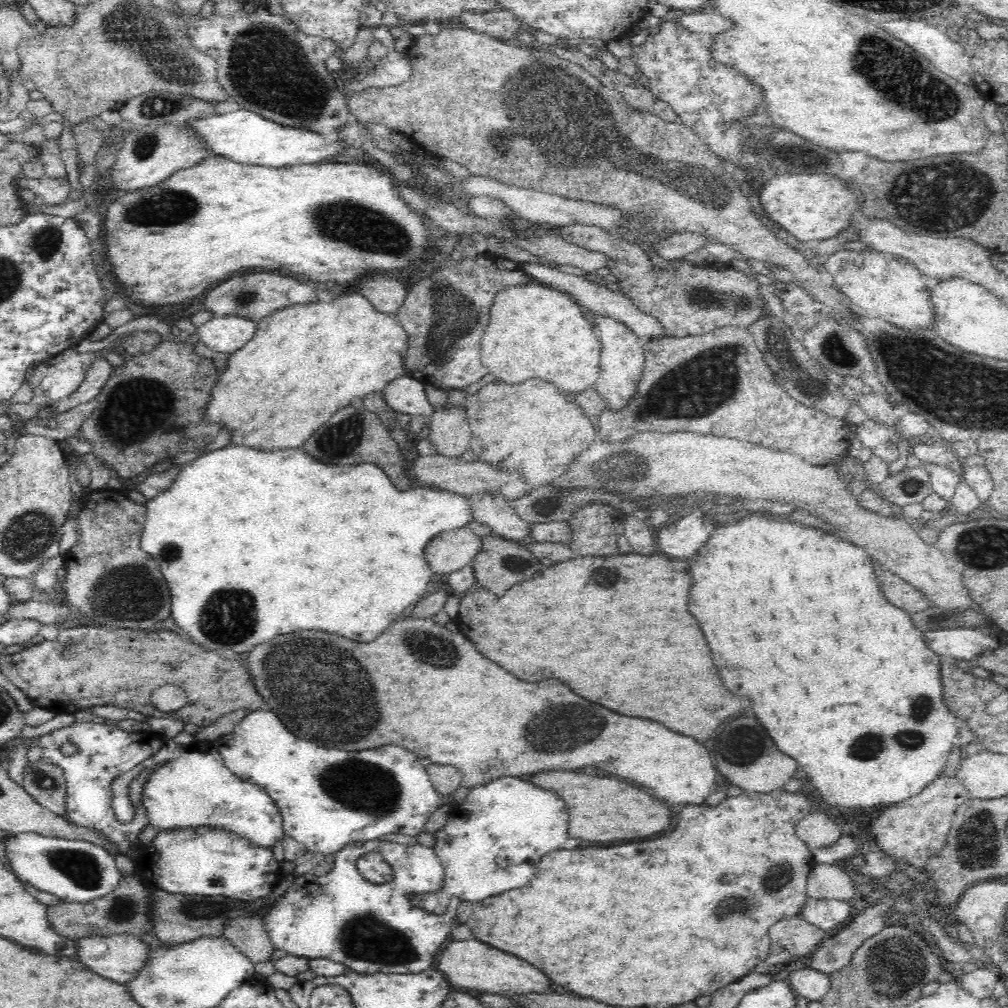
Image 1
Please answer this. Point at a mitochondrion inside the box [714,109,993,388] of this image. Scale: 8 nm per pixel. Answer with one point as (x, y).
(947, 178)

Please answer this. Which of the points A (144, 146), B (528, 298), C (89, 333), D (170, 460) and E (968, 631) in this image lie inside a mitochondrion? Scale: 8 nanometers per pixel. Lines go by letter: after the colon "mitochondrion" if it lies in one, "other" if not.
A: mitochondrion
B: other
C: other
D: other
E: other

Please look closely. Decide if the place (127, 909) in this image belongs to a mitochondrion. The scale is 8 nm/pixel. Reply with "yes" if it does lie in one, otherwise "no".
yes

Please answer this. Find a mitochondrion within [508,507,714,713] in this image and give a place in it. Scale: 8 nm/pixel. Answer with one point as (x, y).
(603, 577)

